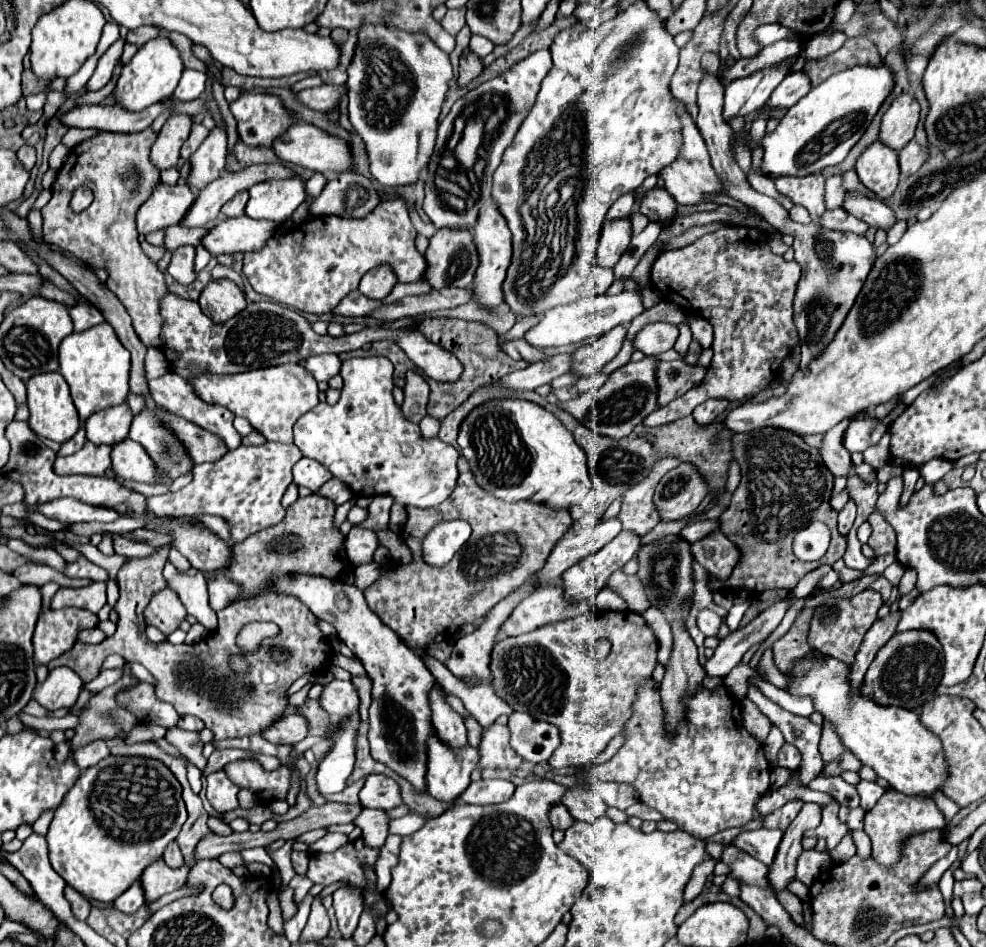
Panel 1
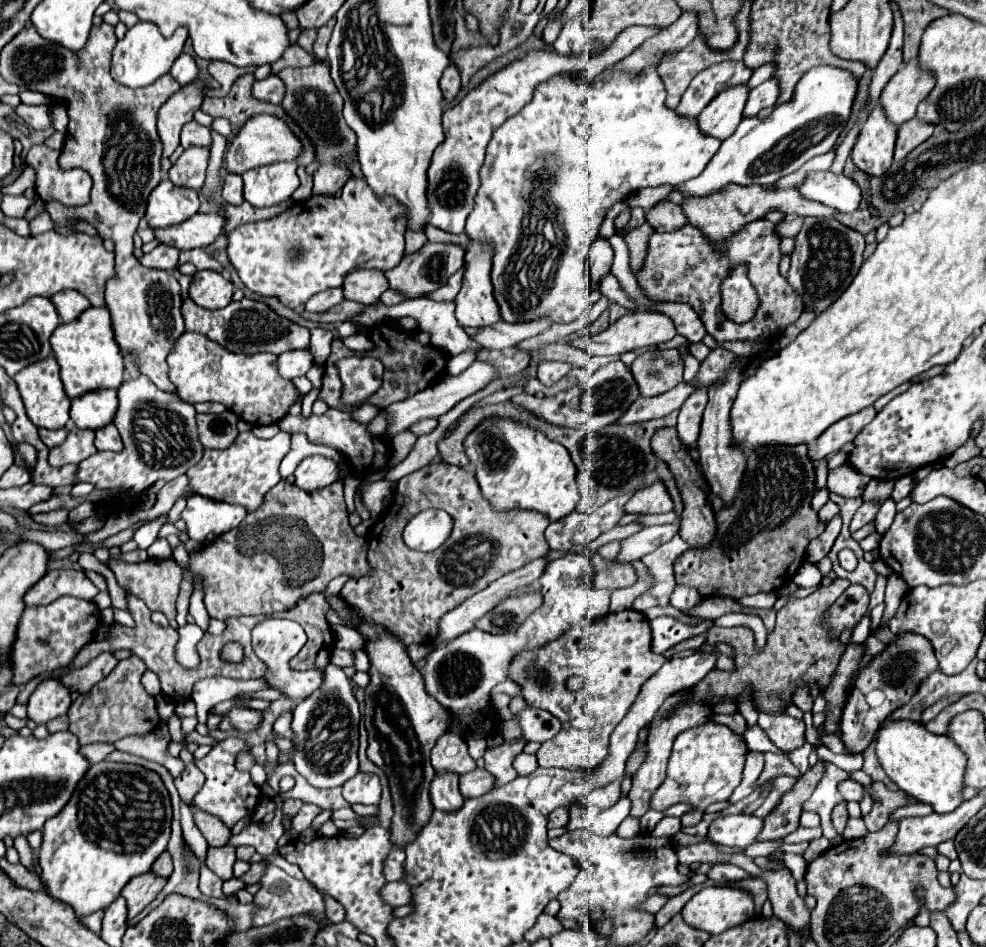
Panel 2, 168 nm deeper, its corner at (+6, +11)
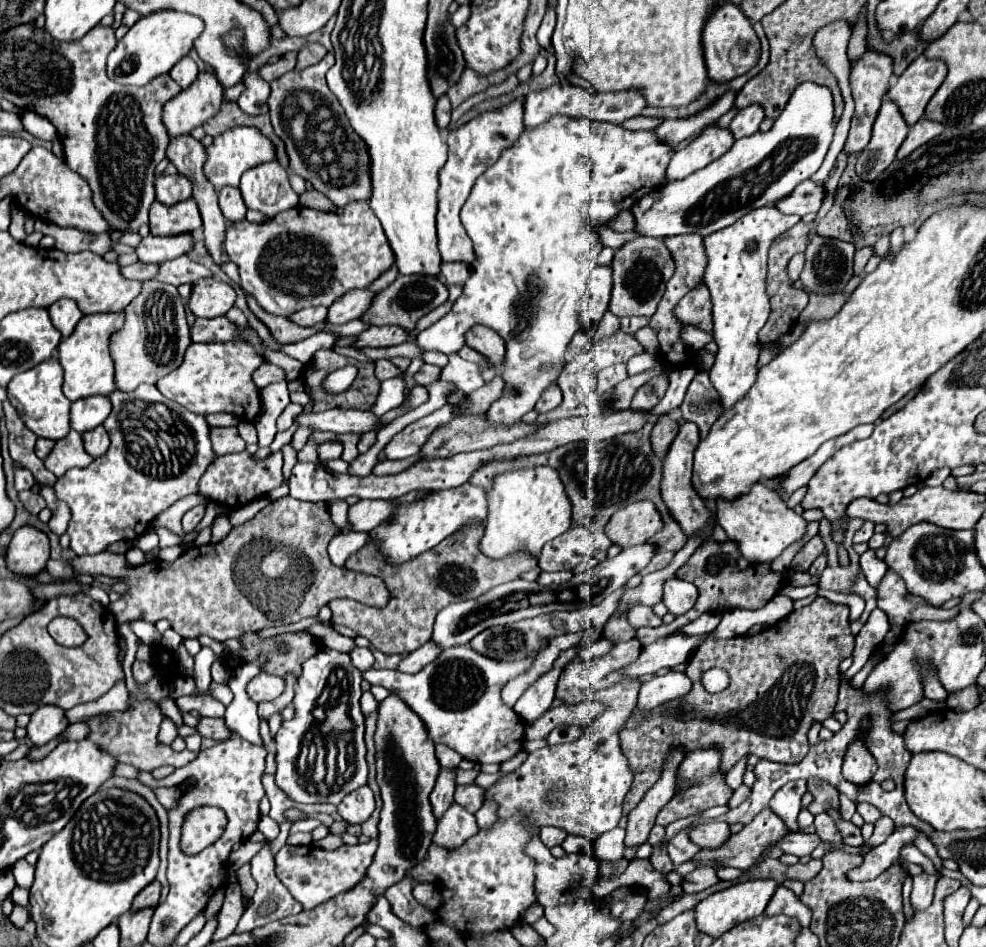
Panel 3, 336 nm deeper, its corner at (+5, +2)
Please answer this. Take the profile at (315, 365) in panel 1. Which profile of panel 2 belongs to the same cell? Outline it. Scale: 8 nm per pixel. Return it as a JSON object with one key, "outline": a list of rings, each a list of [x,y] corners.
{"outline":[[[290,350],[278,356],[278,372],[286,378],[304,376],[314,366],[314,356],[310,350]]]}

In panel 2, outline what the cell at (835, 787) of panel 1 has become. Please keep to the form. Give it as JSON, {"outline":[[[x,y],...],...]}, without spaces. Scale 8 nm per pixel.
{"outline":[[[848,778],[848,780],[842,780],[838,784],[838,792],[842,794],[844,800],[856,800],[856,802],[860,802],[864,788],[862,788],[862,784],[858,784],[858,782],[854,782],[854,780]]]}

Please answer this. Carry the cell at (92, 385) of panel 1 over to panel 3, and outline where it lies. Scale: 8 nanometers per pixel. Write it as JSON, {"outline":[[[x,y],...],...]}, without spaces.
{"outline":[[[99,313],[99,315],[85,315],[75,331],[59,343],[59,361],[65,371],[65,381],[63,381],[63,393],[67,395],[69,401],[83,399],[91,395],[91,391],[115,391],[115,379],[113,379],[113,359],[109,353],[109,341],[111,335],[117,333],[117,319],[119,319],[119,329],[125,323],[125,313]]]}

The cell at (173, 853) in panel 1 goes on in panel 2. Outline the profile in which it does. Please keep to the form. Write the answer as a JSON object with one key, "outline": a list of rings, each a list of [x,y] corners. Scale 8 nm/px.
{"outline":[[[162,852],[162,856],[158,856],[158,860],[152,864],[152,870],[160,876],[170,876],[172,874],[172,856],[170,852]]]}

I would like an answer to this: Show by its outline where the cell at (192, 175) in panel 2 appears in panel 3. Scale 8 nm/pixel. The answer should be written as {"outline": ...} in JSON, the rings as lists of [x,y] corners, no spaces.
{"outline":[[[159,175],[155,179],[155,199],[163,205],[175,205],[191,197],[191,181],[175,175]]]}

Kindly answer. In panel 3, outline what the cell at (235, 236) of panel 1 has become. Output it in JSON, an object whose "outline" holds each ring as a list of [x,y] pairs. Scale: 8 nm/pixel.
{"outline":[[[183,233],[179,237],[155,237],[147,235],[135,247],[135,253],[141,263],[163,263],[179,255],[189,253],[193,247],[193,237]]]}

